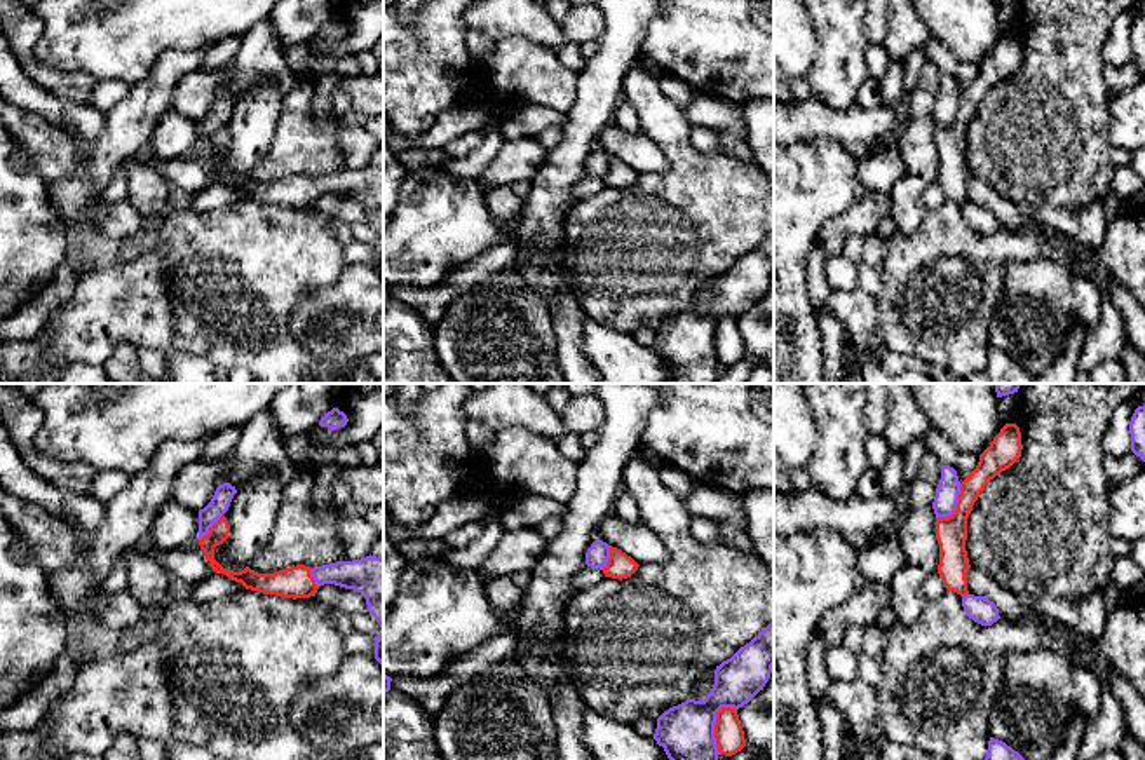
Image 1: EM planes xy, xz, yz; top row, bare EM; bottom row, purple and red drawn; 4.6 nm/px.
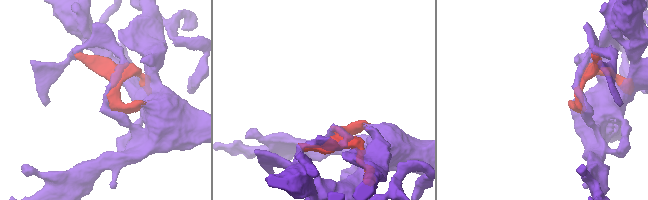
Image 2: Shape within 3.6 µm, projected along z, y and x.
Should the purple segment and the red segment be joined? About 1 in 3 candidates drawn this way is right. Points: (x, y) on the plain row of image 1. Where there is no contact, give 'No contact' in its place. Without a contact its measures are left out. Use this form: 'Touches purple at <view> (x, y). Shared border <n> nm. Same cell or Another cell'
Touches purple at xz (713, 335). Shared border 240 nm. Same cell

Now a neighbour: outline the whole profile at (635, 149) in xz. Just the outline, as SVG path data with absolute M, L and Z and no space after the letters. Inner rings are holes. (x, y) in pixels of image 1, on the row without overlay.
M613 122L598 136L596 148L631 166L638 174L666 174L669 162L643 132L627 132Z

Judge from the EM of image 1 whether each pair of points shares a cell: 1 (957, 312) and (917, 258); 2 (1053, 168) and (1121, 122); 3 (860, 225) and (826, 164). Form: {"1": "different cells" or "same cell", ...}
{"1": "same cell", "2": "different cells", "3": "different cells"}

